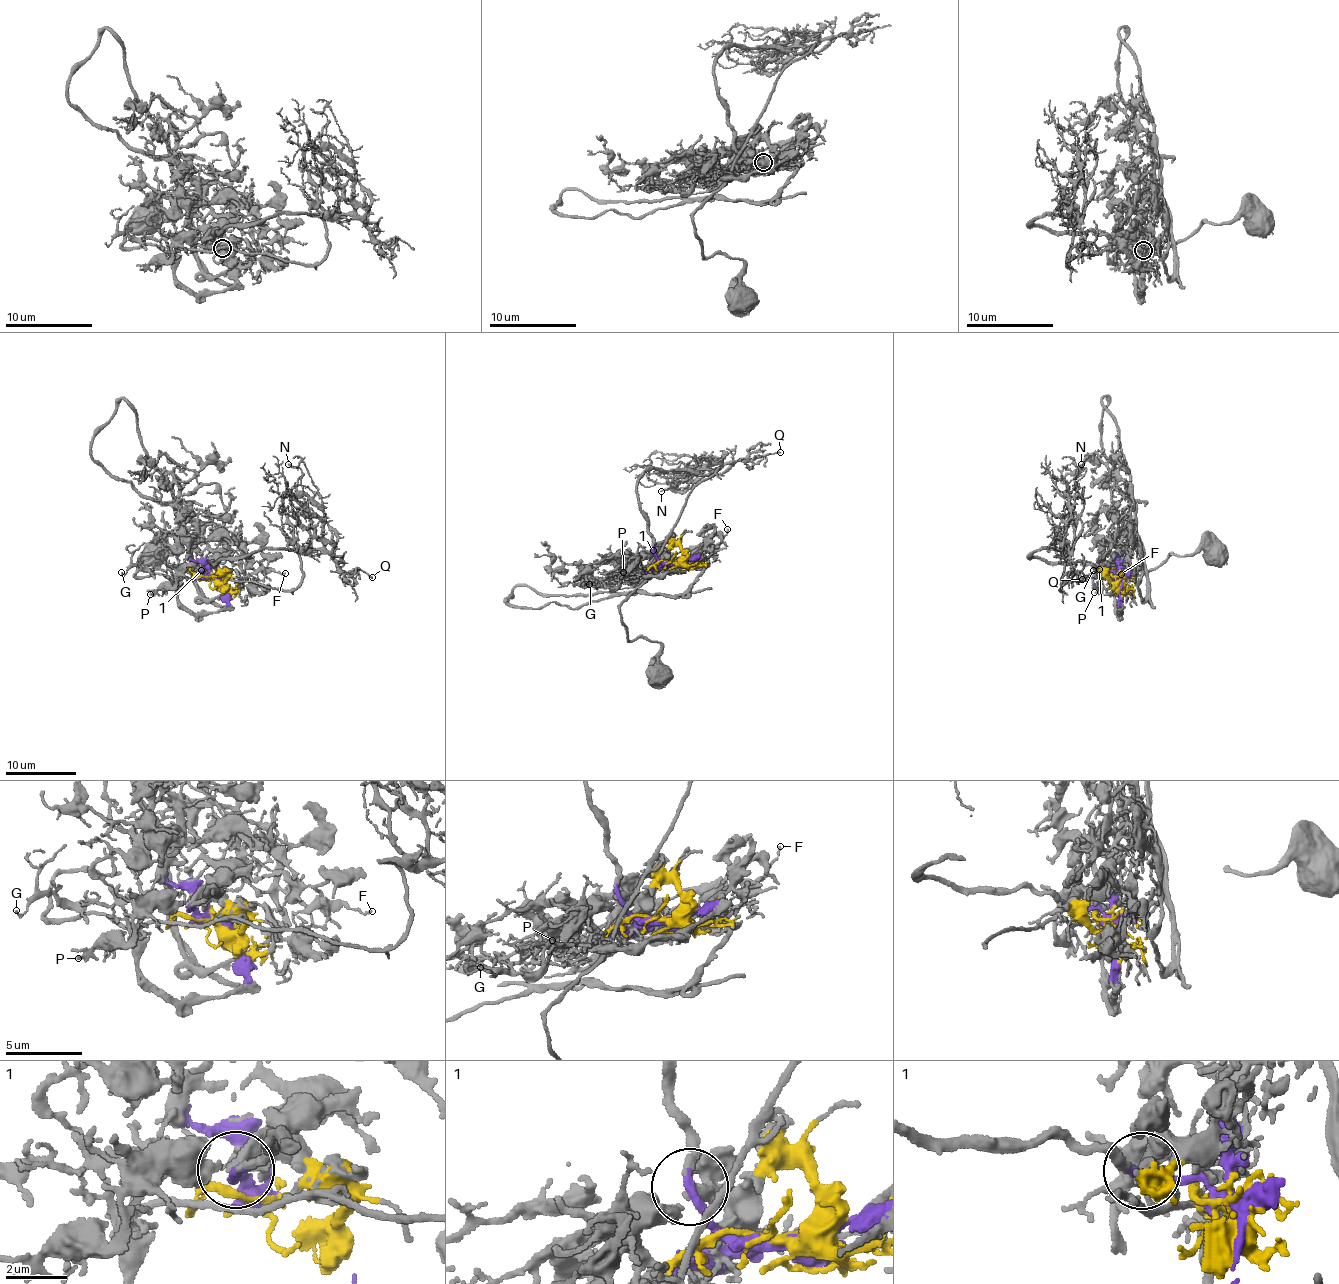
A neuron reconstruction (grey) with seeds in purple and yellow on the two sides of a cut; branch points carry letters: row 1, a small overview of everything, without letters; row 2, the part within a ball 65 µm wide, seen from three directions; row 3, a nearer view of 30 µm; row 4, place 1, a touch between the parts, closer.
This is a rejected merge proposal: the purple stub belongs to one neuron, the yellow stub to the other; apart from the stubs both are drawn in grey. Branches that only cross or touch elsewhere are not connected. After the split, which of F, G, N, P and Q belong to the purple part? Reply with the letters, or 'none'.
N, Q

